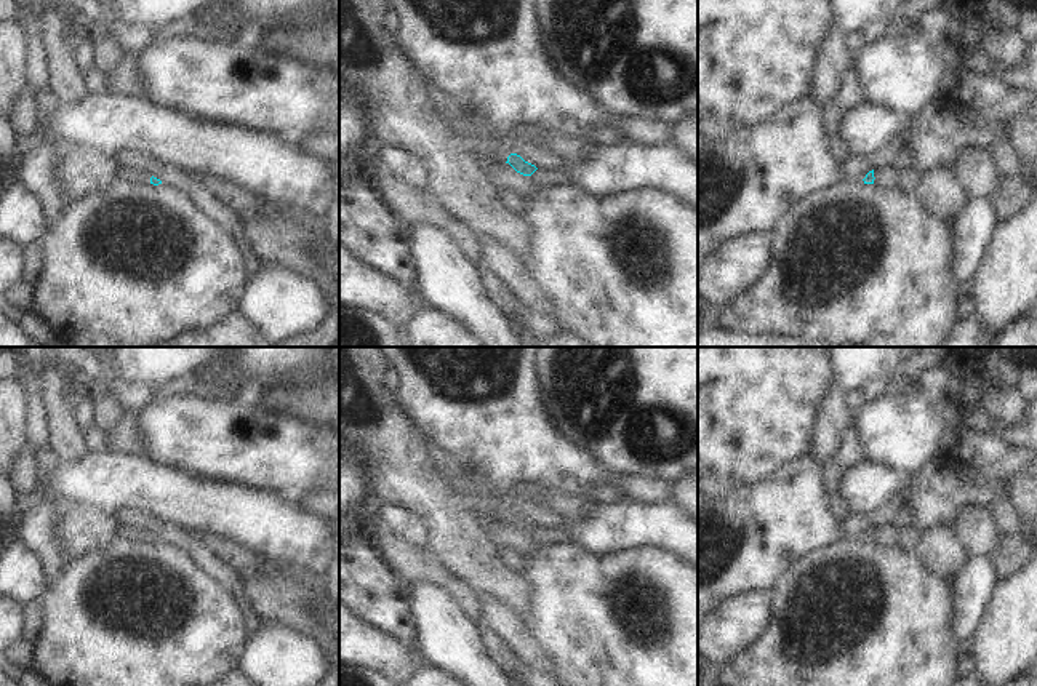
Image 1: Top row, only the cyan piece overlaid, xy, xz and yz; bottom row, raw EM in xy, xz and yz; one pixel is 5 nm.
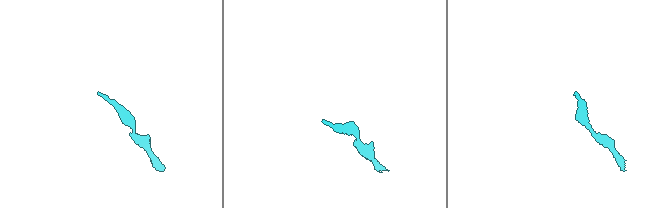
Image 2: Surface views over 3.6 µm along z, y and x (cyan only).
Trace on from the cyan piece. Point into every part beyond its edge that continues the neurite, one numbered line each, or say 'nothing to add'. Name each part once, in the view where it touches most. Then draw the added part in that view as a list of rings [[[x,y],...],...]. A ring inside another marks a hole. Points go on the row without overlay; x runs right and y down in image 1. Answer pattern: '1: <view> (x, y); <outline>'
1: xz (452, 467); [[[430,440],[429,448],[443,477],[451,480],[459,488],[461,494],[469,494],[474,497],[475,513],[478,516],[488,516],[493,521],[507,520],[509,513],[501,507],[501,504],[494,497],[485,496],[480,491],[477,481],[464,472],[459,459],[437,448]]]

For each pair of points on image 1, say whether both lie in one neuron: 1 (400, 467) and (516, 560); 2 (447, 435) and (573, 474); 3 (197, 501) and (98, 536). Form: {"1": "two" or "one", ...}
{"1": "two", "2": "one", "3": "two"}

